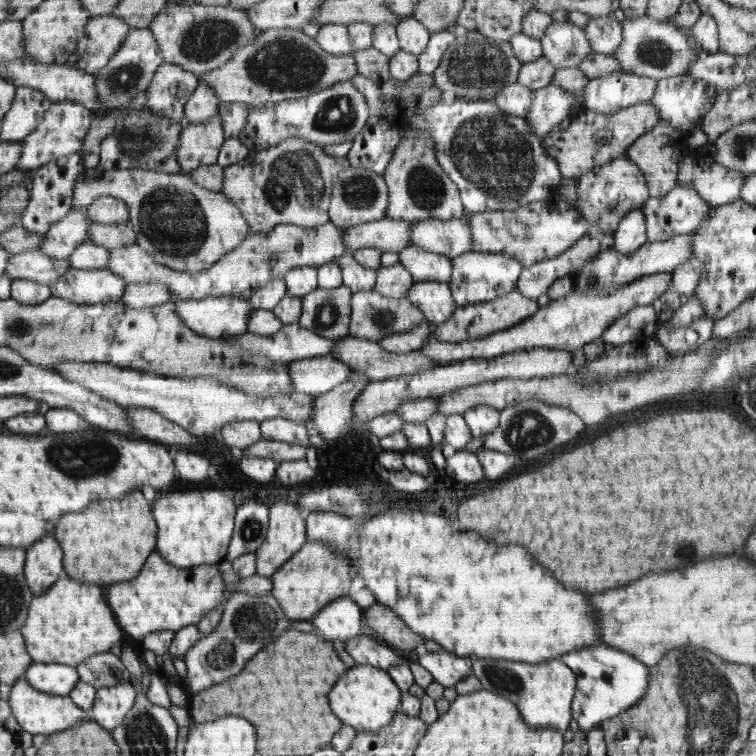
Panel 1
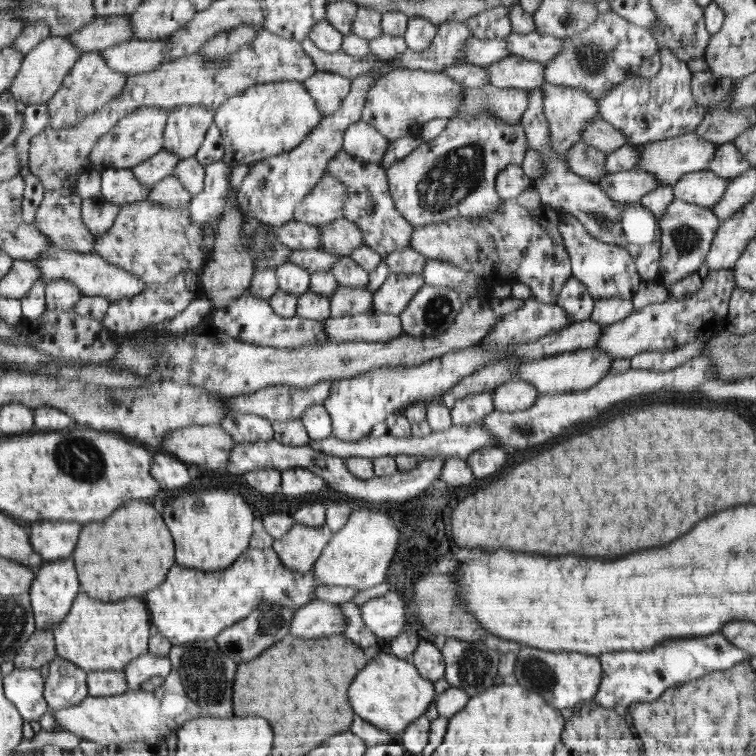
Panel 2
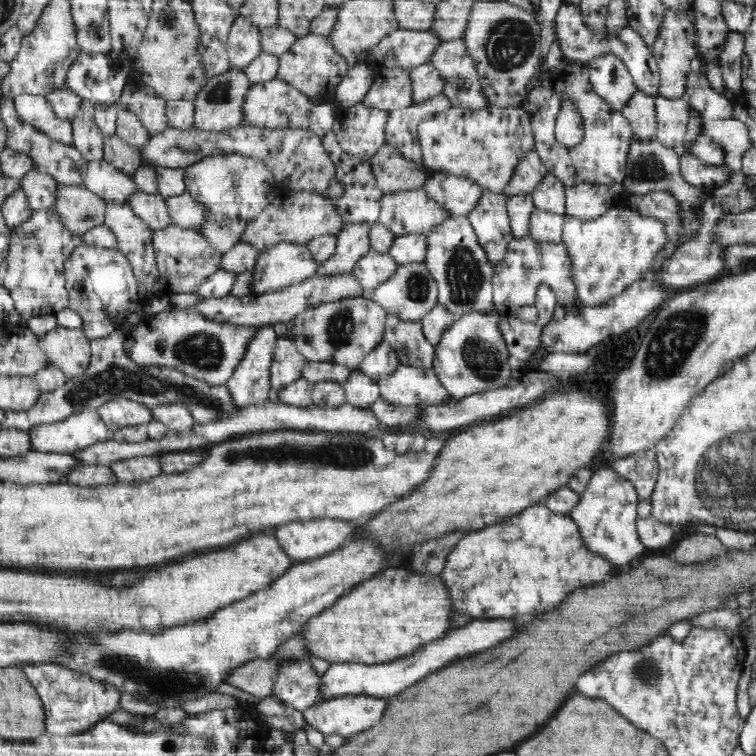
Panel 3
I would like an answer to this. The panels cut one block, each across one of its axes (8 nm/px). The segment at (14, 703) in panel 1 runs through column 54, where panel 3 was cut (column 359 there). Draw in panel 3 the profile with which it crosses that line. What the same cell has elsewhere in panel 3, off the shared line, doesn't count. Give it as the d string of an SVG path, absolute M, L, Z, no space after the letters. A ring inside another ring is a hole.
M344 695L330 697L329 700L318 700L313 706L303 711L305 722L308 726L316 728L324 736L338 734L338 736L353 737L355 734L366 732L377 725L386 708L389 705L388 698L374 698L370 695Z

